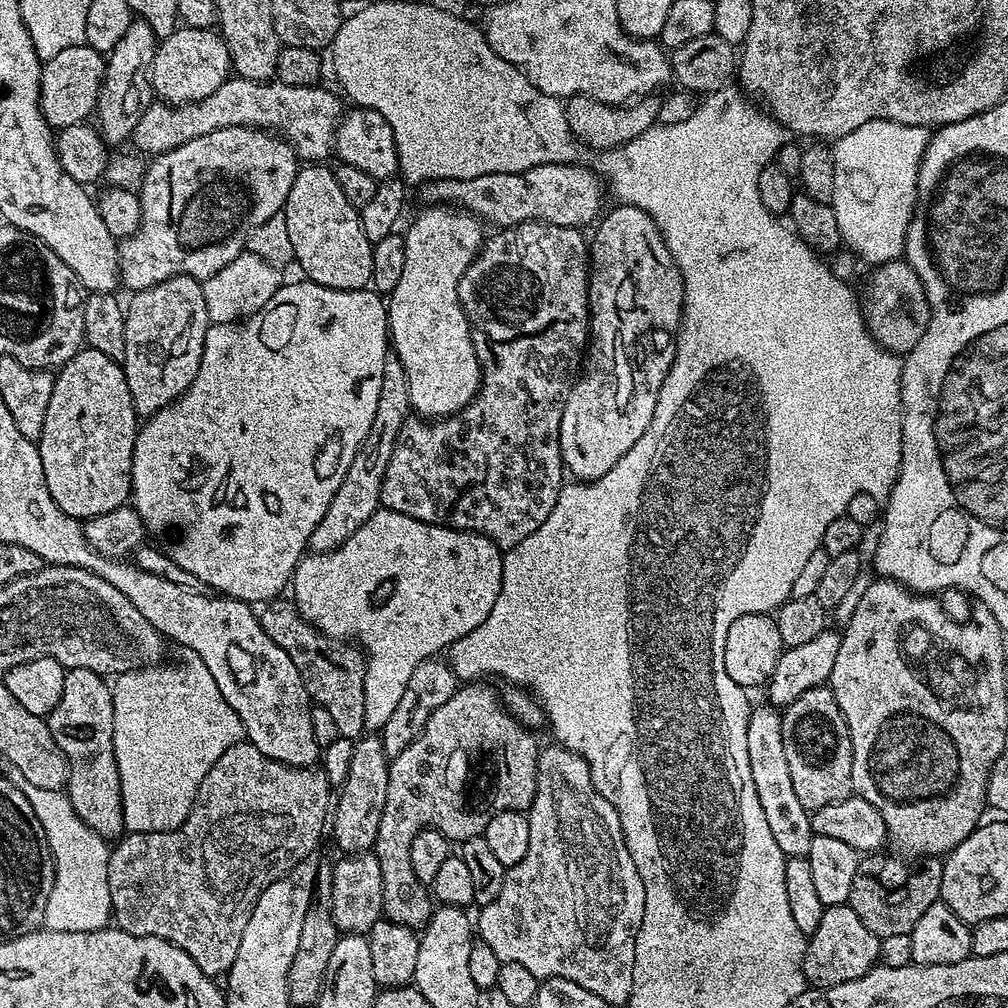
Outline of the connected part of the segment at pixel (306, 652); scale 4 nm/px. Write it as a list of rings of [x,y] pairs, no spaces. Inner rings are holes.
[[[277,598],[265,603],[259,609],[258,615],[262,630],[266,630],[266,634],[270,634],[270,638],[274,638],[274,642],[278,642],[278,646],[282,646],[282,650],[286,650],[286,654],[290,654],[290,662],[294,662],[294,666],[298,666],[298,670],[302,674],[302,682],[308,691],[309,701],[315,707],[325,708],[329,711],[334,717],[334,722],[338,725],[341,737],[359,738],[365,735],[366,682],[364,681],[364,662],[366,657],[363,651],[349,643],[330,640],[327,636],[322,635],[313,624],[302,618],[302,614],[291,599]]]

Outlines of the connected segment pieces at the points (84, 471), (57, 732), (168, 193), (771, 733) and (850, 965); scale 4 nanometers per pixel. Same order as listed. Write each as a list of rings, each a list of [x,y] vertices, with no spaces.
[[[83,347],[55,373],[50,406],[46,406],[46,422],[38,441],[42,458],[42,474],[46,474],[46,490],[60,509],[75,520],[85,521],[98,514],[123,508],[132,494],[132,459],[138,431],[138,417],[126,386],[121,361],[106,358],[99,350]]]
[[[69,668],[64,673],[64,685],[62,686],[62,698],[58,698],[58,706],[54,706],[54,710],[48,713],[46,717],[50,726],[50,734],[54,734],[54,742],[58,742],[60,749],[64,751],[64,756],[68,760],[68,783],[66,791],[70,798],[70,806],[74,806],[78,818],[82,818],[82,822],[91,832],[95,832],[97,836],[104,837],[105,840],[112,842],[117,838],[125,835],[124,815],[122,814],[122,794],[120,793],[120,779],[118,778],[118,762],[114,758],[114,702],[112,701],[112,690],[109,681],[103,676],[99,676],[94,670],[82,670],[81,668]]]
[[[230,126],[202,134],[202,138],[164,152],[151,163],[145,167],[144,178],[138,185],[142,206],[138,230],[132,236],[123,237],[118,244],[120,284],[128,287],[129,293],[141,292],[175,276],[192,276],[203,282],[218,274],[222,266],[230,266],[245,251],[252,231],[282,212],[298,171],[296,151],[283,136],[246,126]]]
[[[762,704],[762,707],[758,709],[755,707],[749,713],[747,754],[750,756],[750,770],[758,793],[758,802],[765,811],[766,822],[770,826],[770,834],[774,837],[774,842],[778,842],[778,850],[782,850],[785,858],[807,856],[814,833],[809,811],[804,809],[799,801],[788,770],[781,724],[781,713],[769,705]]]
[[[847,904],[827,905],[822,922],[818,922],[818,930],[807,937],[807,942],[804,979],[813,988],[833,988],[842,982],[854,982],[854,978],[862,978],[870,969],[877,967],[880,958],[880,937],[866,930],[866,926],[862,926],[862,918],[858,918]]]

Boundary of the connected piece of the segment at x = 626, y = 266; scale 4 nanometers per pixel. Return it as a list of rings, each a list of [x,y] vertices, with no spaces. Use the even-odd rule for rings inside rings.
[[[629,204],[616,206],[613,212],[605,211],[602,219],[595,225],[596,233],[590,236],[590,267],[588,269],[588,315],[590,317],[590,339],[586,349],[586,355],[582,361],[582,371],[572,386],[572,393],[566,402],[566,410],[562,410],[562,426],[560,427],[560,453],[564,459],[564,467],[572,472],[577,481],[591,482],[602,478],[642,434],[646,434],[646,426],[650,426],[650,418],[654,418],[654,406],[658,402],[658,390],[662,390],[662,382],[670,370],[670,366],[676,357],[676,337],[680,334],[680,315],[684,313],[684,283],[682,274],[670,254],[670,250],[664,245],[662,234],[650,218],[642,210],[638,210]]]

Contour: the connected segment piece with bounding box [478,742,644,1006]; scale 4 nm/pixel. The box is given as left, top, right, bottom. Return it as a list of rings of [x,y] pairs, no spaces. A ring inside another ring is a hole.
[[[552,742],[549,748],[546,746],[540,748],[540,756],[536,760],[536,793],[534,802],[528,807],[526,815],[530,822],[530,847],[526,849],[526,858],[522,858],[522,862],[518,862],[505,871],[502,890],[498,893],[498,898],[494,898],[494,902],[485,904],[479,909],[479,939],[486,946],[490,946],[494,954],[498,954],[501,964],[518,962],[521,966],[526,966],[526,970],[530,970],[530,974],[534,974],[541,981],[566,978],[582,986],[582,990],[590,990],[590,994],[598,994],[598,998],[602,998],[602,1002],[606,1002],[609,1006],[627,1005],[630,990],[634,986],[634,942],[638,934],[638,926],[642,926],[644,887],[642,878],[638,874],[638,866],[634,866],[634,858],[630,858],[630,850],[626,850],[618,810],[614,810],[614,806],[610,806],[610,802],[606,802],[606,798],[598,794],[590,778],[588,763],[576,752],[571,752],[559,743]]]

